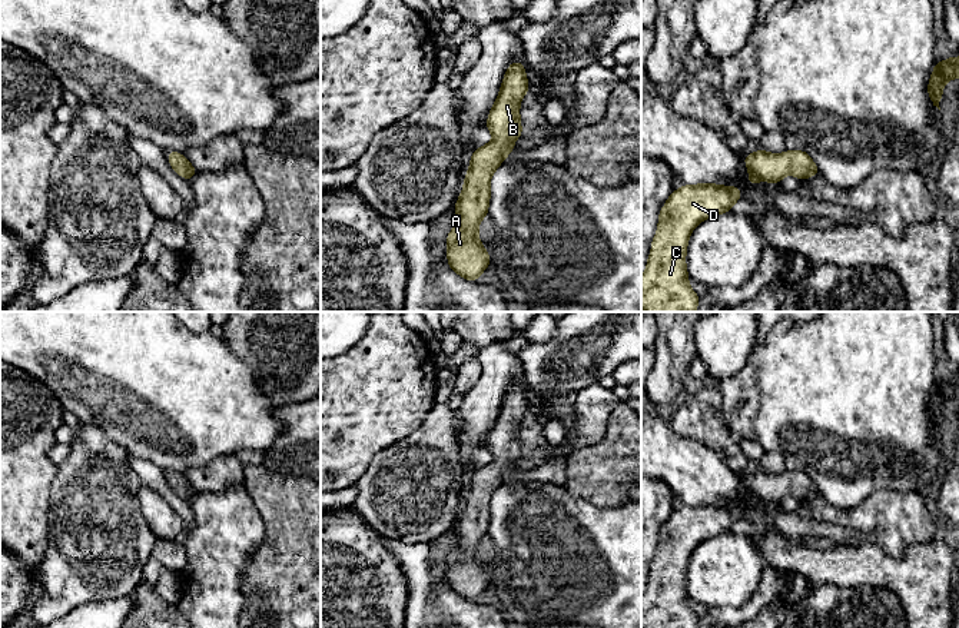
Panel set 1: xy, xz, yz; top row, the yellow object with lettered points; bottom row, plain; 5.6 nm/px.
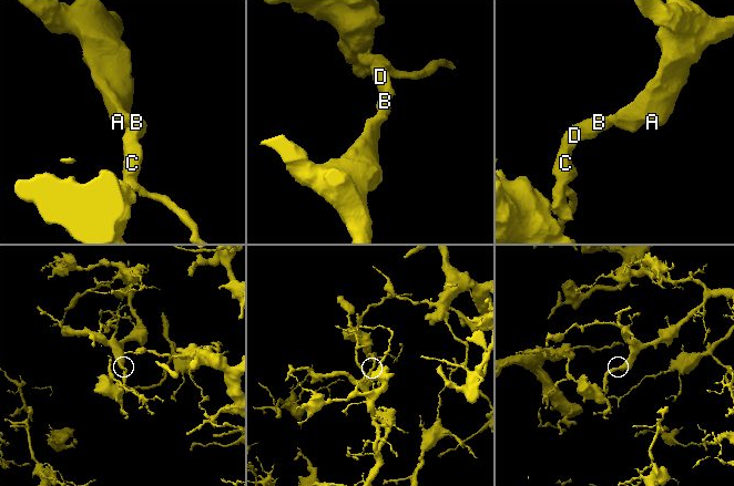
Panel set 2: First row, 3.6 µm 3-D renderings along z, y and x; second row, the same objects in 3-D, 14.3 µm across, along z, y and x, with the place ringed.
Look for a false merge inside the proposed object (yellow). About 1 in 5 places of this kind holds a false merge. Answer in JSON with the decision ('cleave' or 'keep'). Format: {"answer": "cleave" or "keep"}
{"answer": "keep"}

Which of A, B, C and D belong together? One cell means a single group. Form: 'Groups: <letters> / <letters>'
Groups: A B C D

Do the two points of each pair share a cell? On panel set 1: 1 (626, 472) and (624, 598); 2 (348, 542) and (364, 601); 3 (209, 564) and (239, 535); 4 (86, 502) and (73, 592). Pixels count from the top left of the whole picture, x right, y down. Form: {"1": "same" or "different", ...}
{"1": "different", "2": "same", "3": "same", "4": "same"}

